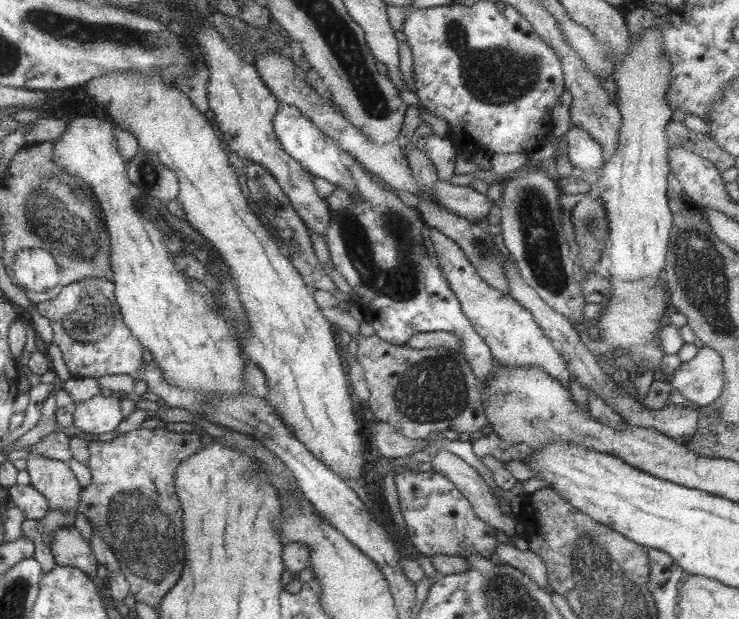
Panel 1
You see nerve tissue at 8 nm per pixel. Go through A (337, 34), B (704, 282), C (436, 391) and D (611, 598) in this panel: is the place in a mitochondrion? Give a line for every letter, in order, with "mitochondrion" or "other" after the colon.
A: mitochondrion
B: mitochondrion
C: mitochondrion
D: mitochondrion

